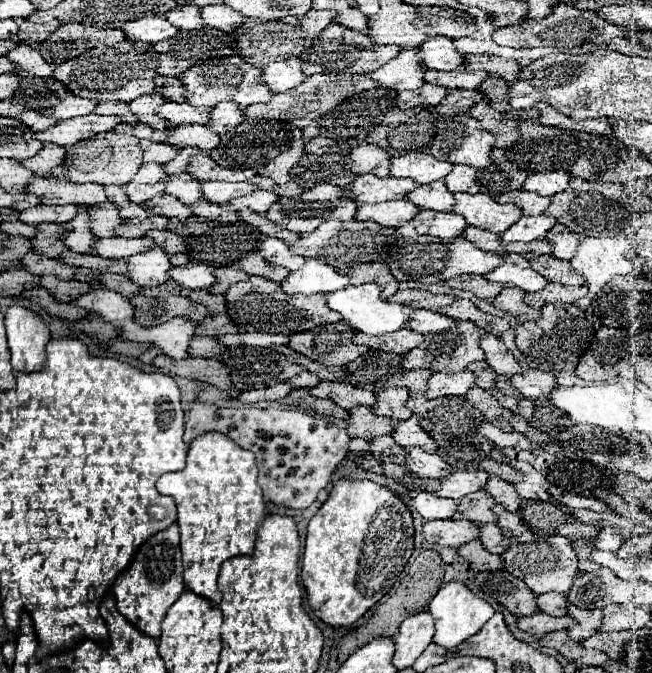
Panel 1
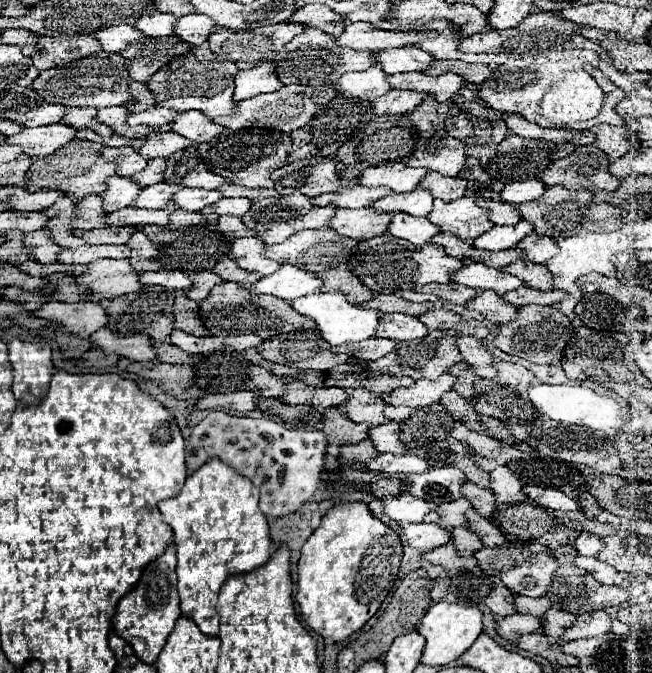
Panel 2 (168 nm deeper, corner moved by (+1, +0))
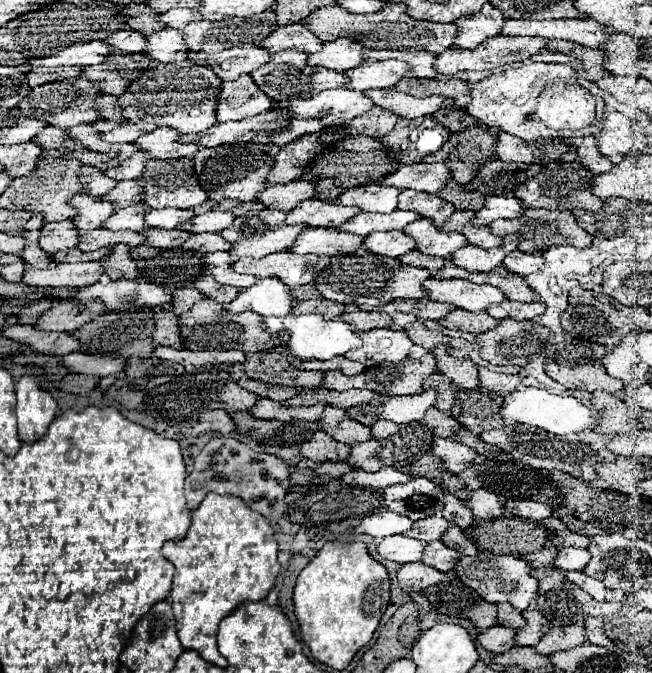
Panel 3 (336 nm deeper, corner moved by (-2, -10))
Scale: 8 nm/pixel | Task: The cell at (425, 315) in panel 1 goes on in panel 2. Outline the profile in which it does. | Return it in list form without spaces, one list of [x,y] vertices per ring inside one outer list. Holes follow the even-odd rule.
[[[385,314],[377,336],[393,338],[393,340],[419,340],[425,338],[429,328],[417,318],[409,314]]]

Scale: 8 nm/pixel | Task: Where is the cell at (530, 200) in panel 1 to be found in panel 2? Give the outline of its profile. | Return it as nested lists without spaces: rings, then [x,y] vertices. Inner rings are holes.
[[[481,200],[481,204],[485,210],[489,210],[489,220],[493,224],[499,226],[509,226],[509,224],[517,224],[521,220],[521,212],[517,210],[517,206],[507,204],[507,202],[495,202],[495,200]]]

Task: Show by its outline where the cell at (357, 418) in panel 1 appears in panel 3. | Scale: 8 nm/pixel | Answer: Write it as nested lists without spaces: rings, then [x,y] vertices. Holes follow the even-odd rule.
[[[318,430],[314,432],[314,436],[310,438],[310,442],[304,442],[300,448],[300,456],[308,458],[312,462],[344,462],[350,454],[350,446],[348,444],[340,444],[336,440],[332,440],[326,432]]]

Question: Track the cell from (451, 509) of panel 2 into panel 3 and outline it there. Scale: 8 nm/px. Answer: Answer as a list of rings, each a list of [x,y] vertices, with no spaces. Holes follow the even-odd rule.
[[[432,516],[432,518],[416,520],[404,536],[412,536],[420,542],[432,542],[432,540],[440,540],[440,536],[448,526],[450,526],[448,520],[444,520],[442,516]]]

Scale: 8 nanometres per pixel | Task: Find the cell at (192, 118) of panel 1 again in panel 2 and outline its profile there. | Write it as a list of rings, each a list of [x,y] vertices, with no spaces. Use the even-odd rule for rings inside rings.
[[[155,106],[155,108],[143,110],[143,112],[131,114],[131,116],[129,116],[129,126],[147,124],[147,126],[151,126],[151,128],[161,128],[161,126],[167,126],[169,122],[173,122],[173,118],[175,118],[177,114],[179,114],[177,110],[169,110],[169,108]]]

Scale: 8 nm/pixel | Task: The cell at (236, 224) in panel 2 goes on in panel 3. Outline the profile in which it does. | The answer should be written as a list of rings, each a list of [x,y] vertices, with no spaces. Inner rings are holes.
[[[192,234],[182,248],[186,250],[196,250],[196,252],[218,252],[218,250],[228,250],[230,242],[224,242],[220,234]]]

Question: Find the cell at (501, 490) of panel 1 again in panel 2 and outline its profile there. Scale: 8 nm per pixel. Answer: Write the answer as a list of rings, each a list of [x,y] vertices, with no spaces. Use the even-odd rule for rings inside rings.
[[[467,482],[463,488],[461,488],[461,494],[471,500],[473,508],[479,510],[481,516],[491,516],[495,514],[497,510],[497,494],[489,488],[479,488],[477,484],[473,482]]]

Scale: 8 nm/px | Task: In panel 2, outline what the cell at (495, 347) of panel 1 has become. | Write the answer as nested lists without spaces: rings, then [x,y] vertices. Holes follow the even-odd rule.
[[[459,336],[459,352],[465,362],[469,362],[481,378],[493,378],[497,372],[493,368],[493,356],[487,346],[475,336]]]

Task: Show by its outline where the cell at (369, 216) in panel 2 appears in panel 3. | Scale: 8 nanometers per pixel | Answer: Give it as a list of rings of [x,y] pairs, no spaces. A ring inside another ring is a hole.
[[[306,228],[294,240],[288,252],[294,254],[316,254],[316,256],[338,256],[338,254],[354,254],[360,250],[364,238],[356,234],[346,234],[332,228]]]

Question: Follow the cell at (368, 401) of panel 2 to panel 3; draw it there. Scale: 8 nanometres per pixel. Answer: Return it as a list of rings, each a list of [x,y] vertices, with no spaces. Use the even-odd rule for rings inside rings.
[[[326,406],[322,418],[318,420],[318,426],[324,432],[328,432],[328,436],[332,436],[336,442],[344,442],[350,446],[354,446],[356,442],[366,442],[372,438],[370,428],[360,424],[360,422],[348,420],[348,414],[342,408]]]

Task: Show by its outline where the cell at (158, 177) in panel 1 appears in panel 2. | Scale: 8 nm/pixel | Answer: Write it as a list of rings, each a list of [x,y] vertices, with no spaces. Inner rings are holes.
[[[113,176],[107,182],[107,190],[101,194],[103,196],[103,204],[105,204],[105,212],[115,212],[121,210],[125,206],[133,204],[133,198],[137,198],[137,194],[143,188],[129,176]]]

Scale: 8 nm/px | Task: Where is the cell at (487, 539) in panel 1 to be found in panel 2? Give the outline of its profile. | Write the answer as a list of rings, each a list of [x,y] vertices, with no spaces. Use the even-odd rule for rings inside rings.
[[[453,528],[453,544],[463,556],[473,556],[477,550],[481,550],[485,544],[481,544],[481,538],[477,538],[475,532],[469,528]]]

